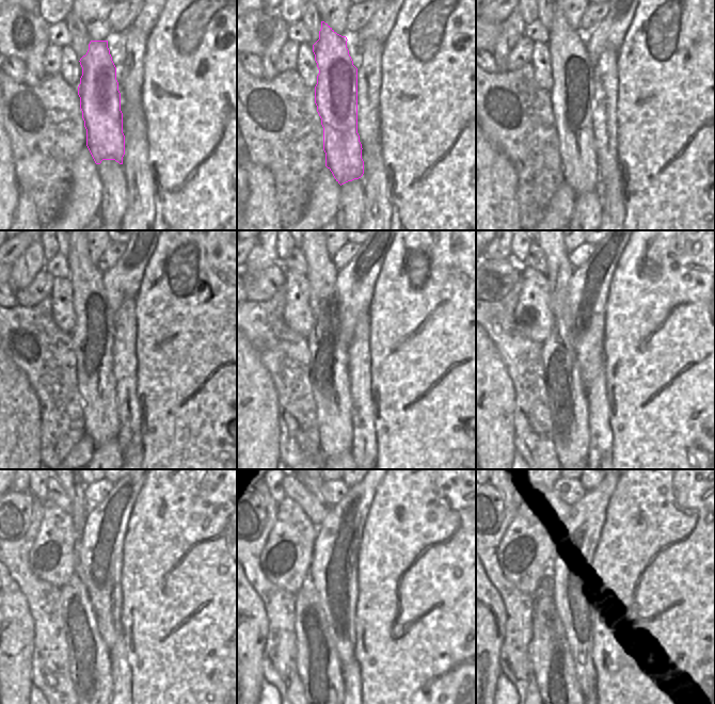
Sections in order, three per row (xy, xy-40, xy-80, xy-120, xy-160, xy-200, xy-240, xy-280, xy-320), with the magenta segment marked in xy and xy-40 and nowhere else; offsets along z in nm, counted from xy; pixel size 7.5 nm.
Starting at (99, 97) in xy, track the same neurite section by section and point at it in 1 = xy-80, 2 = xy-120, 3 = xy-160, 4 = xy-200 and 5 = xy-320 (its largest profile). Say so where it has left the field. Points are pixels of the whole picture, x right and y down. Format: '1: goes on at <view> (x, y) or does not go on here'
1: goes on at xy-80 (573, 93)
2: goes on at xy-120 (93, 338)
3: goes on at xy-160 (329, 372)
4: goes on at xy-200 (567, 396)
5: goes on at xy-320 (549, 650)

